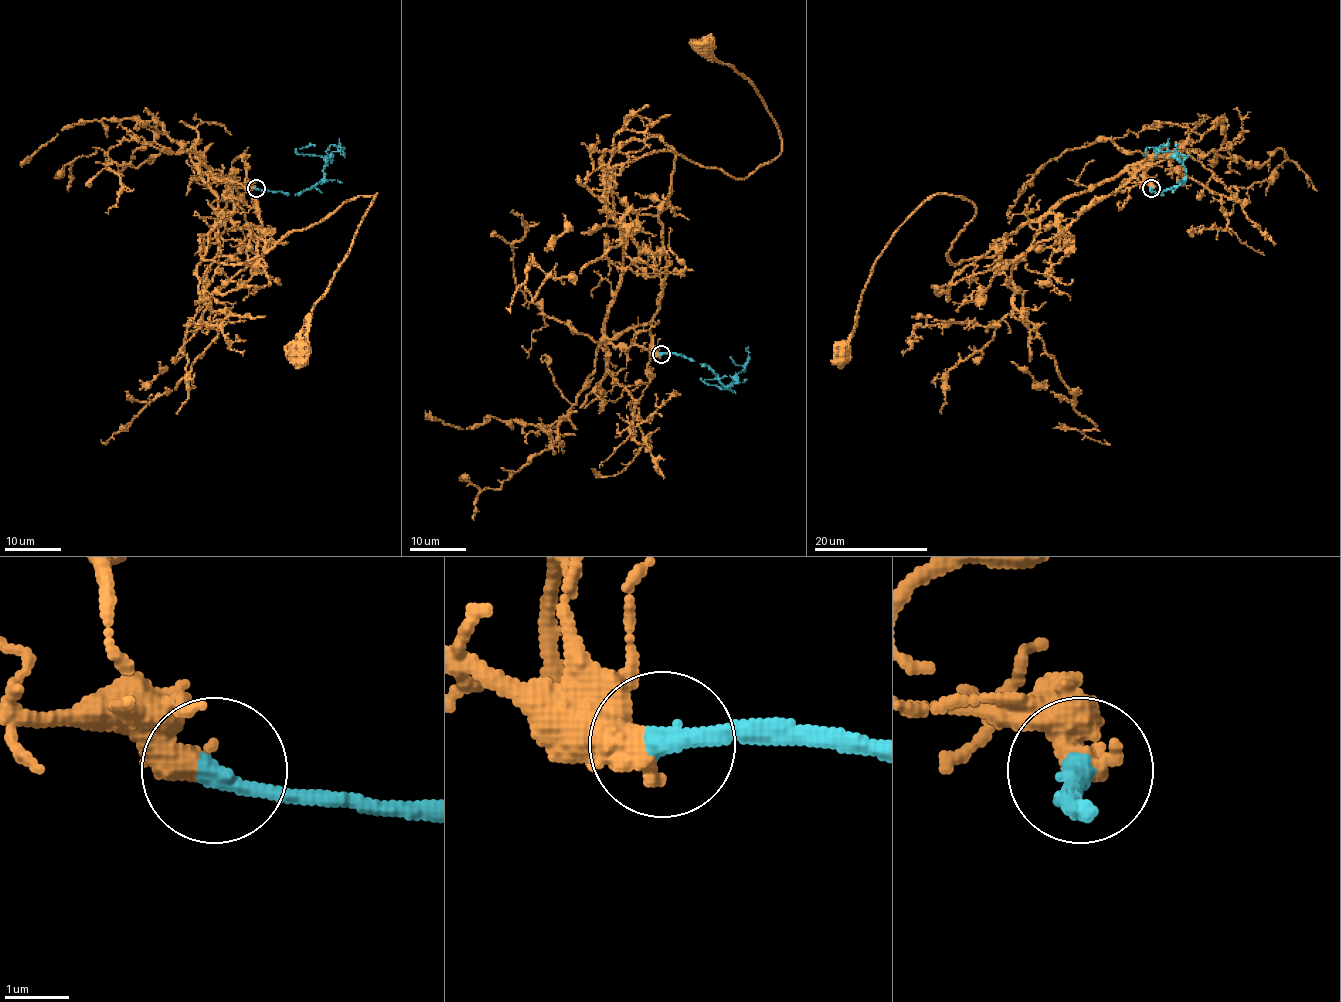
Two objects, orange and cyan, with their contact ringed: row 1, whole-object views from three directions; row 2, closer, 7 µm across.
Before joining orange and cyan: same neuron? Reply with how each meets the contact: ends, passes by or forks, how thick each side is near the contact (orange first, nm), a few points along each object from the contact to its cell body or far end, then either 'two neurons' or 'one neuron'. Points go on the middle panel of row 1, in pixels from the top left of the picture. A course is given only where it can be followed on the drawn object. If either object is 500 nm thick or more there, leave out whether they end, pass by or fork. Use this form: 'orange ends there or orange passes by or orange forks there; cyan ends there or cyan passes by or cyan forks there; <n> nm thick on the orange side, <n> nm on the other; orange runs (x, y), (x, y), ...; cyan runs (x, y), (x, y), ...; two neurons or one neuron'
orange ends there; cyan ends there; 460 nm thick on the orange side, 320 nm on the other; orange runs (660, 354), (605, 334), (622, 266), (608, 174), (675, 151), (745, 178), (781, 151), (755, 87), (701, 45); cyan runs (660, 354), (682, 354), (704, 364), (728, 389), (730, 386), (720, 389), (701, 379), (720, 378); one neuron

